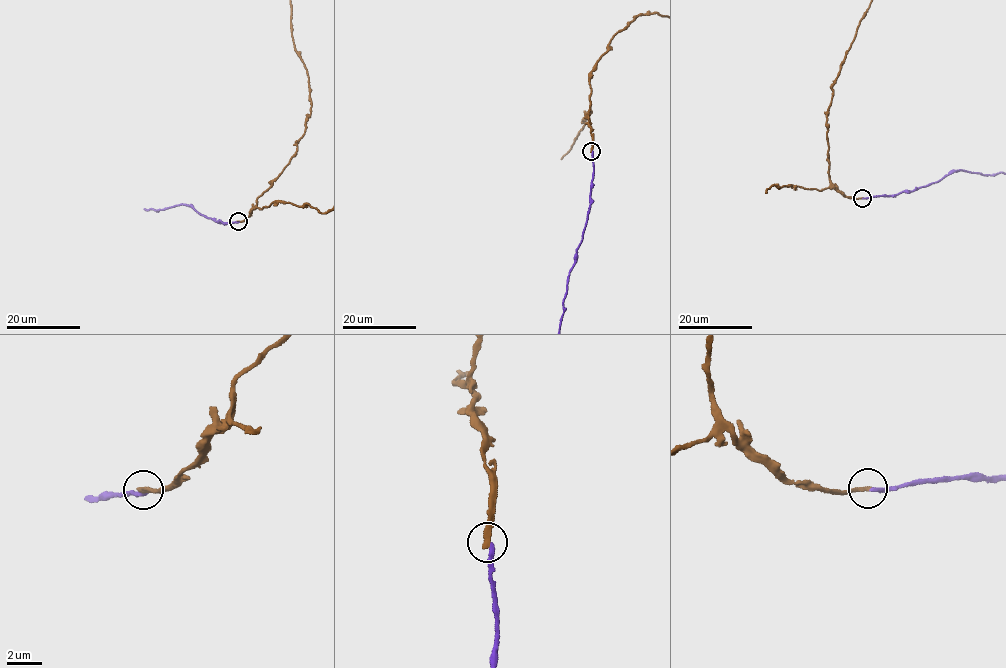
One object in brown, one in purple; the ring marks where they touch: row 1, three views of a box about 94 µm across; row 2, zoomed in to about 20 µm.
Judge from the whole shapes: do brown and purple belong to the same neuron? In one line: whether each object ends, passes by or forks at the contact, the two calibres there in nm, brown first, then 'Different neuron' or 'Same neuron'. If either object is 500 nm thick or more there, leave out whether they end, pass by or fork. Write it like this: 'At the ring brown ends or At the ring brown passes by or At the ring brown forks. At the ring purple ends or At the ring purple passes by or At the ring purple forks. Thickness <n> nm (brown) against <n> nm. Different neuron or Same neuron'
At the ring brown ends. At the ring purple ends. Thickness 300 nm (brown) against 240 nm. Different neuron

